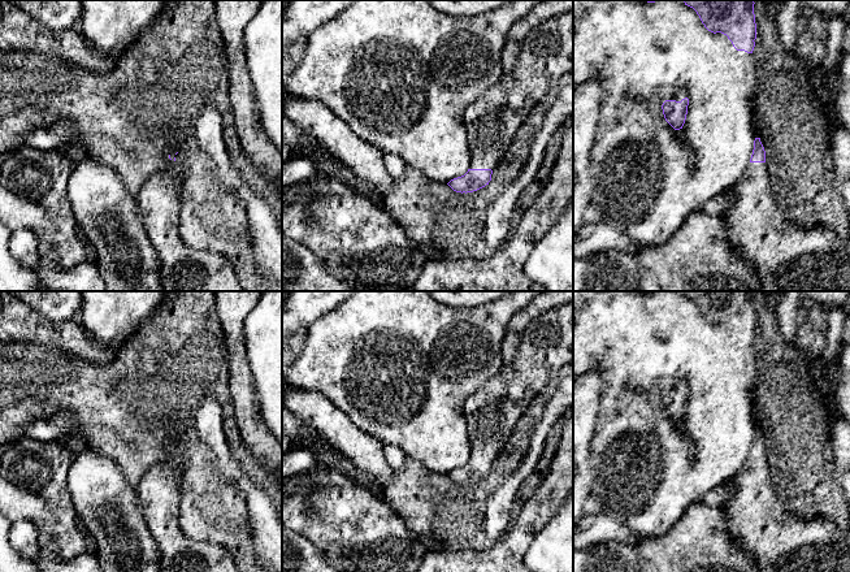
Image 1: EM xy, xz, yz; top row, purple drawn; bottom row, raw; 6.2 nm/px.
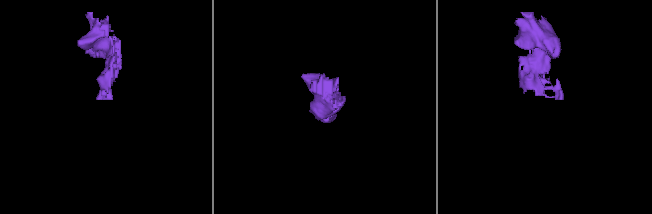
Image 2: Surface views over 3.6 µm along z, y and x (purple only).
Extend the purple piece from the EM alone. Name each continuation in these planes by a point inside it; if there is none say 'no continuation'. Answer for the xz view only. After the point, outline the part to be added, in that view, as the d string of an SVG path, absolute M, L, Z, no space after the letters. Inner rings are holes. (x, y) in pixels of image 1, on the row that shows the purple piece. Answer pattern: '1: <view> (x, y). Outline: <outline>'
1: xz (546, 53). Outline: M573 10L548 18L535 26L520 43L513 69L473 100L464 110L470 152L469 169L494 170L517 129L529 113L564 74L573 70Z

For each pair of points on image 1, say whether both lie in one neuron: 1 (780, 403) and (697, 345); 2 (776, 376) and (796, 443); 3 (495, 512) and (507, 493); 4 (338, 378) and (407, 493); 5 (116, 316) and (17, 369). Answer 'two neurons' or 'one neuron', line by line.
1: two neurons
2: one neuron
3: one neuron
4: two neurons
5: two neurons

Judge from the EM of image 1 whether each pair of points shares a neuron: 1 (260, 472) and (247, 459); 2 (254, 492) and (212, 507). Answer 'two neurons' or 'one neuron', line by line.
1: one neuron
2: two neurons

